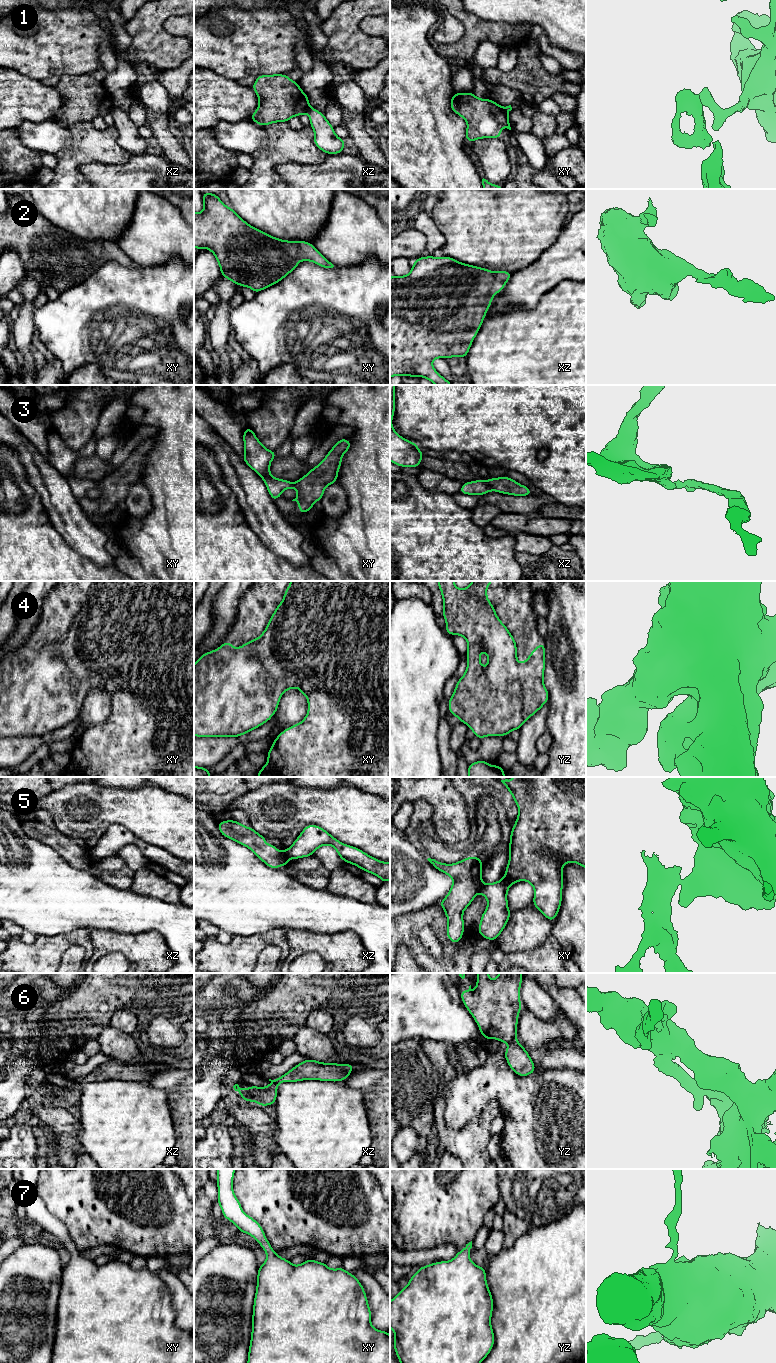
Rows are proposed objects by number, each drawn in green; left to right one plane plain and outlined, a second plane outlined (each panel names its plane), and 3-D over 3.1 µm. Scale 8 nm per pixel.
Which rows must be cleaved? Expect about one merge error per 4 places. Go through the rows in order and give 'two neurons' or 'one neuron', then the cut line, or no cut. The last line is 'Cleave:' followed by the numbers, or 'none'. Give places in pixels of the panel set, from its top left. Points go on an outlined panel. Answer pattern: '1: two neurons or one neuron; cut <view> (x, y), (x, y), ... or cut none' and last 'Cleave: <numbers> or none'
1: two neurons; cut xz (310, 107), (305, 112)
2: one neuron; cut none
3: two neurons; cut xz (486, 482), (492, 489)
4: one neuron; cut none
5: two neurons; cut xy (483, 883), (479, 892)
6: two neurons; cut yz (516, 1041), (509, 1044)
7: one neuron; cut none
Cleave: 1, 3, 5, 6

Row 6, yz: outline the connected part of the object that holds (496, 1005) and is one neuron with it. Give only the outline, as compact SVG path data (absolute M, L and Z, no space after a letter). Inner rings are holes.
M477 973L476 989L472 990L470 985L467 990L460 992L464 1006L473 1016L484 1039L497 1039L507 1044L517 1042L518 1015L522 1008L520 1002L522 978L522 973L499 973L495 980L491 980L488 973Z

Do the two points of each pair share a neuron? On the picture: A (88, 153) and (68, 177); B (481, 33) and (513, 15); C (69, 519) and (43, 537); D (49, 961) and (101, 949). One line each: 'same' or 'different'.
A: same
B: different
C: different
D: different

